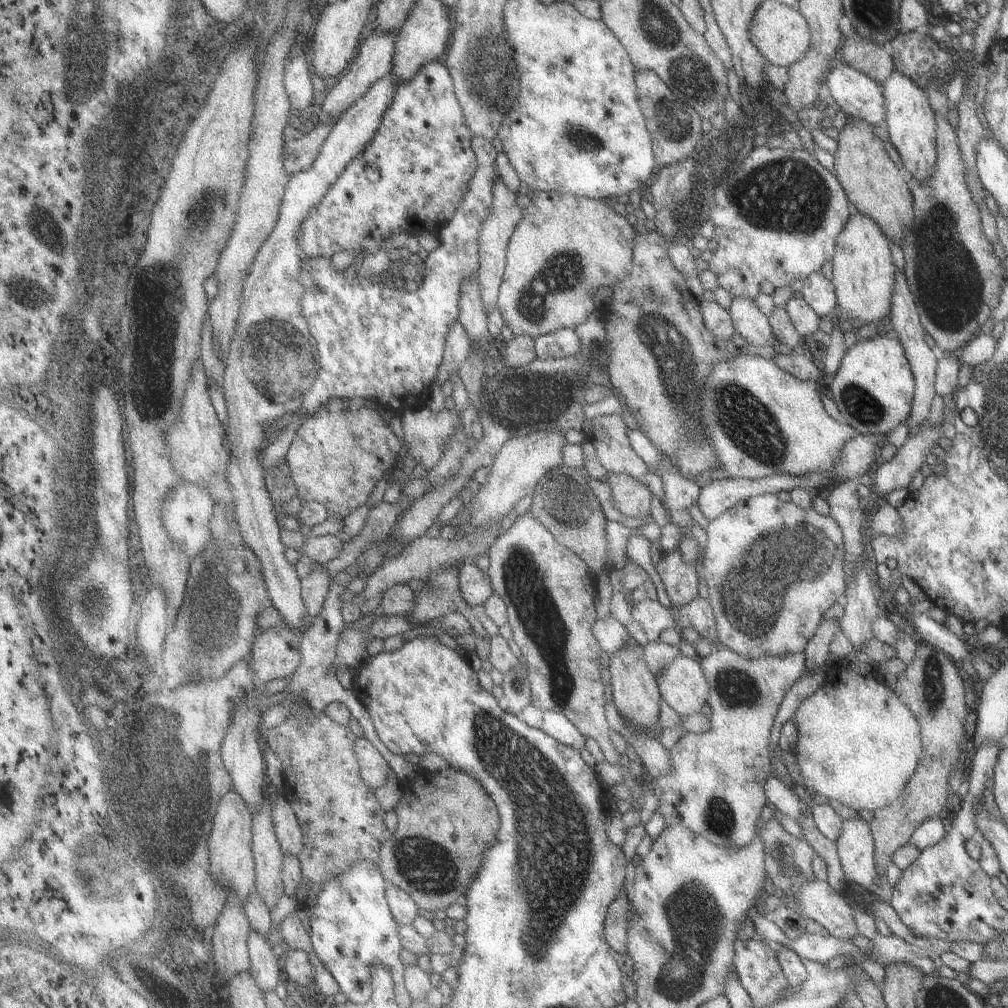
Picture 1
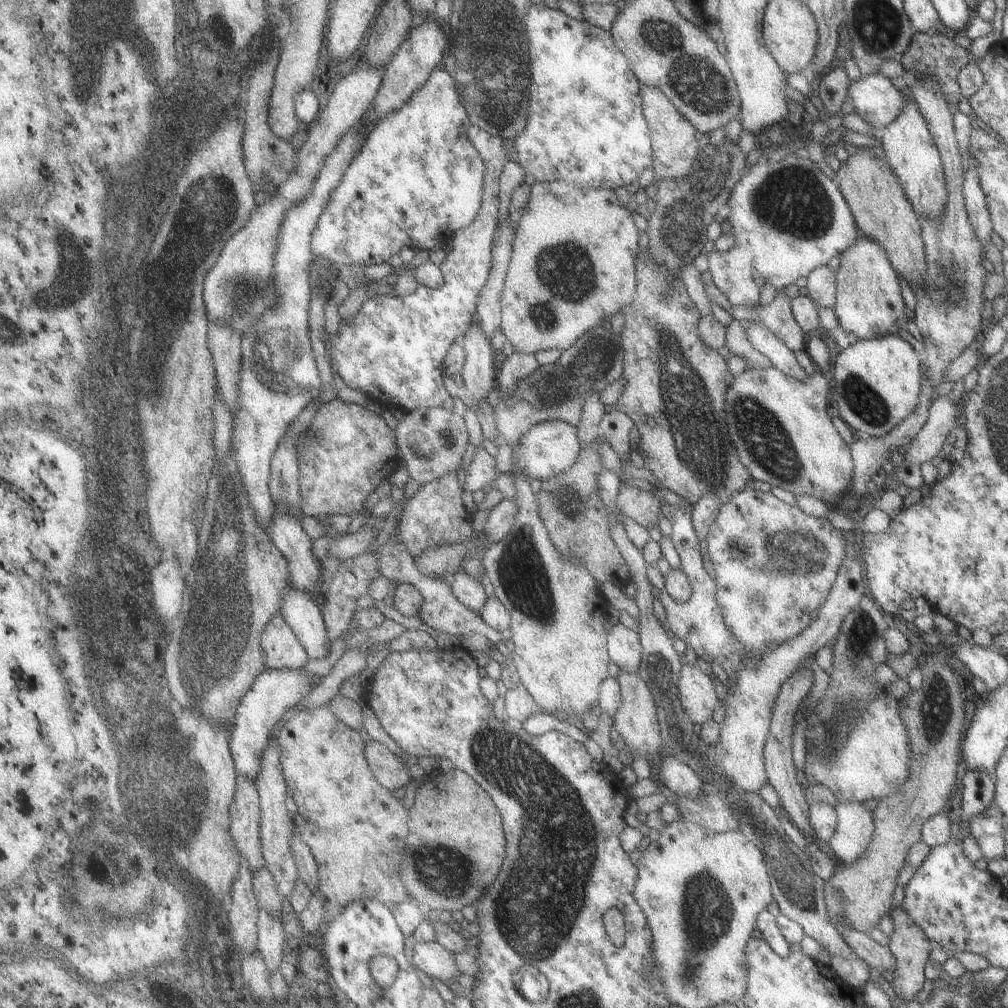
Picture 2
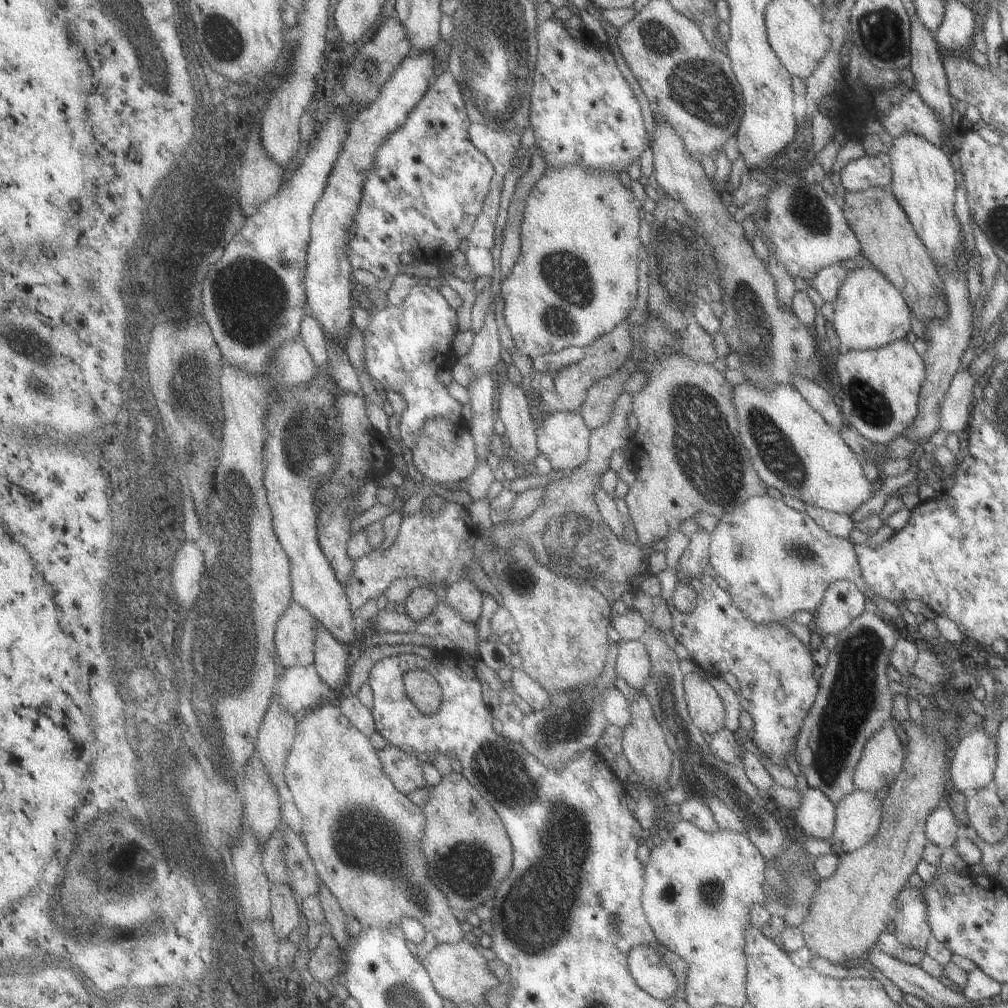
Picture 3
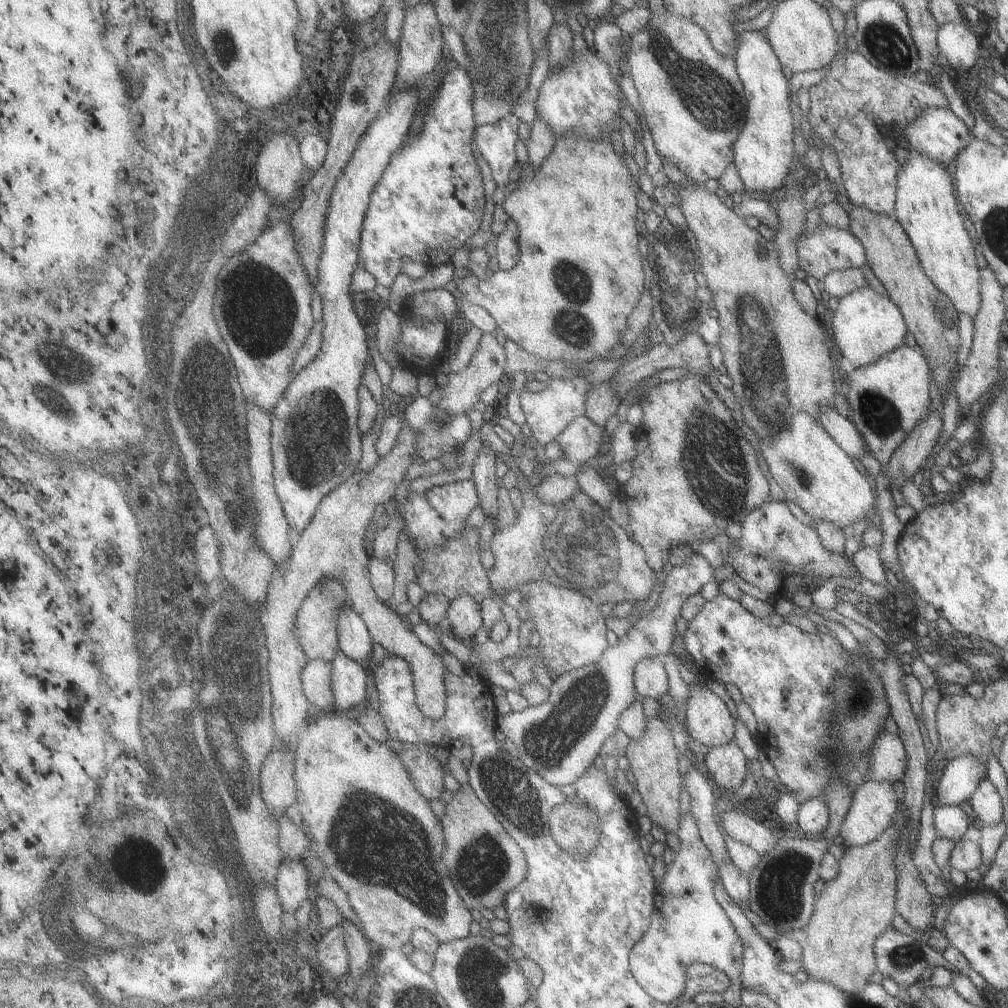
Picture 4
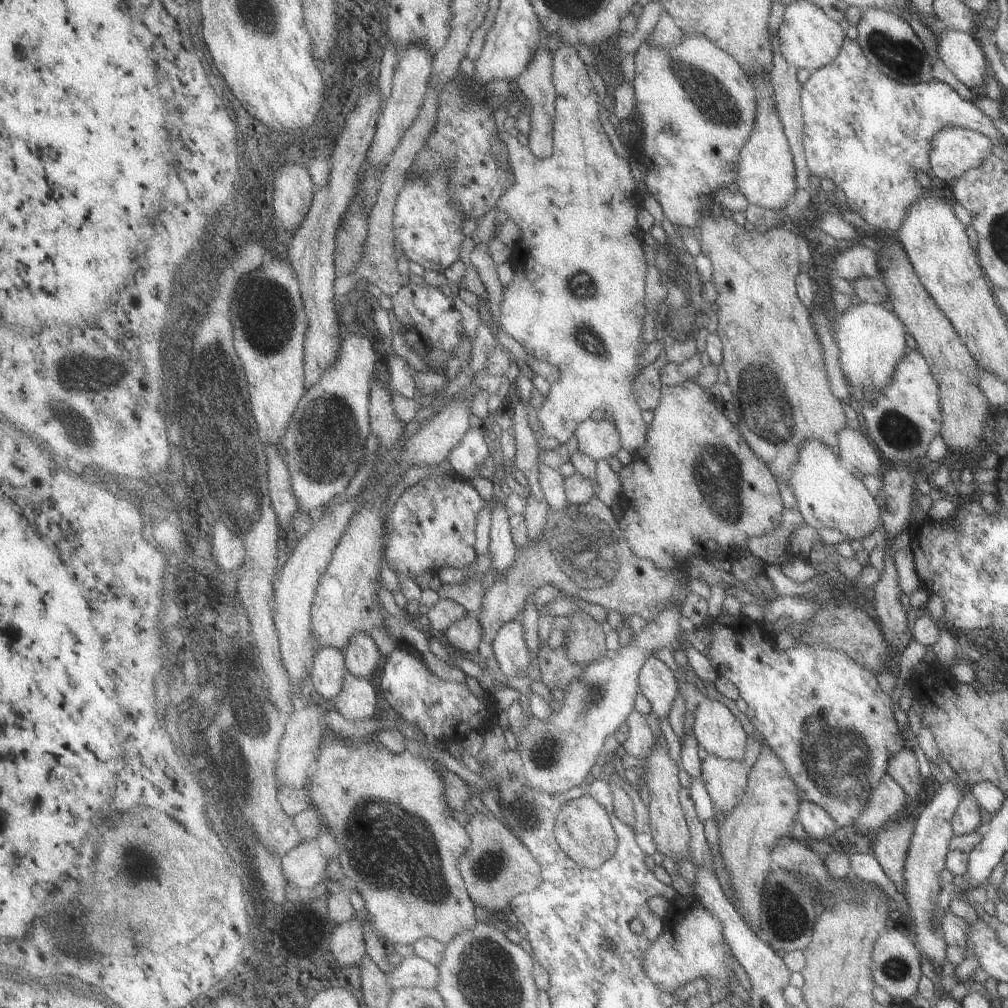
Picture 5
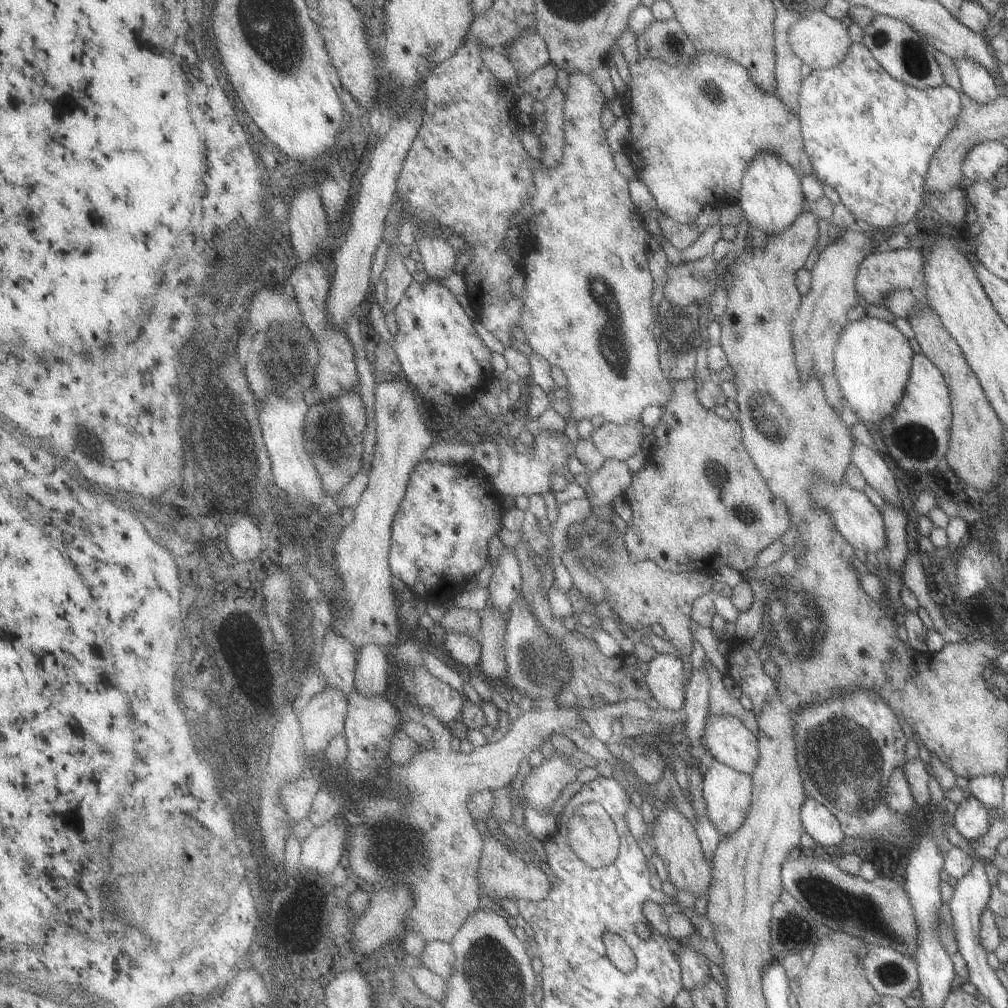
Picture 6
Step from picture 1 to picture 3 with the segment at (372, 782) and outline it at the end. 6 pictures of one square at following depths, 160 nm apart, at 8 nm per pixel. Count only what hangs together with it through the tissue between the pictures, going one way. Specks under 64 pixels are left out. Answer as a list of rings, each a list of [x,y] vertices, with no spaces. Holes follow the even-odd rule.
[[[389,744],[379,753],[385,772],[401,792],[411,794],[419,788],[429,788],[424,775],[425,762],[419,760],[413,752]]]

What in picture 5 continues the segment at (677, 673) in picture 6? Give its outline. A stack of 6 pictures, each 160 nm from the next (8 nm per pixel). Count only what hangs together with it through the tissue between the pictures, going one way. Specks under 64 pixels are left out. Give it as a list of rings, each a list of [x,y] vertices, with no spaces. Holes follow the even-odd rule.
[[[651,655],[638,676],[640,692],[649,700],[657,718],[667,718],[679,694],[679,682],[674,668]]]

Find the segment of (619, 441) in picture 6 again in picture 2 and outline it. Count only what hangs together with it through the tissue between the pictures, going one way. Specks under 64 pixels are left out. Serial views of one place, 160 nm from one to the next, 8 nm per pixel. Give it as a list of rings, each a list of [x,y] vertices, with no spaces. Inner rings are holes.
[[[557,419],[535,425],[512,448],[513,463],[509,472],[510,476],[515,480],[517,475],[525,473],[532,479],[544,482],[555,475],[561,474],[563,471],[569,470],[579,458],[584,444],[580,439],[578,425]]]

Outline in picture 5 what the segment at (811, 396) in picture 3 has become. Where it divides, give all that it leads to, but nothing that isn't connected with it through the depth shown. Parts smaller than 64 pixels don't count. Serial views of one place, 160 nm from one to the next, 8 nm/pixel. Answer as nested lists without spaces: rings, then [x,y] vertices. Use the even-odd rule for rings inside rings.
[[[849,427],[841,429],[836,445],[841,462],[846,463],[850,468],[857,468],[864,476],[882,476],[886,463],[877,454],[869,438],[861,435],[860,431]]]

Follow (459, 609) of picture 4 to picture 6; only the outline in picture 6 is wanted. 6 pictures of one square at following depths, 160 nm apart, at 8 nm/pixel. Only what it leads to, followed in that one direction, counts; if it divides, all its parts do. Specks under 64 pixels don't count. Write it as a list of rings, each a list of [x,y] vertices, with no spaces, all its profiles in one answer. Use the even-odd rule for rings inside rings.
[[[459,632],[449,633],[446,637],[446,650],[459,668],[477,671],[482,658],[482,647],[478,638]]]

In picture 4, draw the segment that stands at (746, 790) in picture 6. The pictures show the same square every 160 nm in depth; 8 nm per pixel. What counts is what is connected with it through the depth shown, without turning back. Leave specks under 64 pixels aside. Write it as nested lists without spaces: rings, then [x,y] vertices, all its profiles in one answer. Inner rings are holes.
[[[734,740],[729,744],[710,748],[703,761],[717,788],[731,792],[739,790],[750,774],[749,760]]]

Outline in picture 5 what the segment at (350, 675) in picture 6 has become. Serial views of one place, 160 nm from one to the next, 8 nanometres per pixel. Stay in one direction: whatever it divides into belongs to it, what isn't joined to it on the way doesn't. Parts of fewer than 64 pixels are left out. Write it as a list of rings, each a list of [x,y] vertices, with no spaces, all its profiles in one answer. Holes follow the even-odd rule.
[[[323,647],[318,648],[313,656],[309,676],[322,698],[334,700],[343,690],[348,671],[344,651],[335,647]]]

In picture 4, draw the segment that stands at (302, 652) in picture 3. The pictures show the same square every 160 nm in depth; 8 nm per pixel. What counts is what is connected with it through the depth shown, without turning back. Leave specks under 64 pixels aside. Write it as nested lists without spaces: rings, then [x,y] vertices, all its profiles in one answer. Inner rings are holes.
[[[325,577],[302,604],[296,620],[296,632],[306,655],[313,659],[332,661],[340,651],[338,618],[344,605],[351,606],[345,585],[337,579]]]

